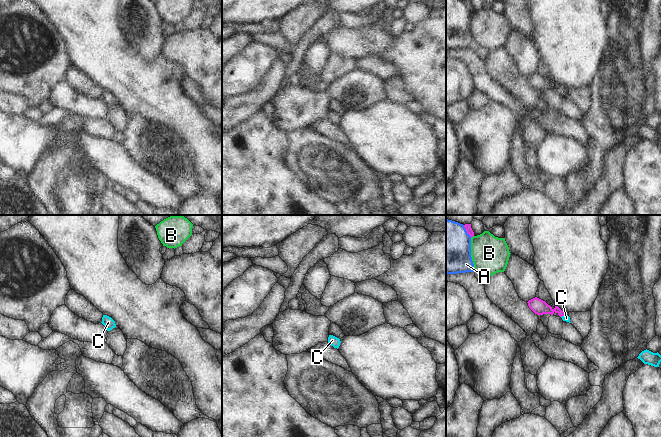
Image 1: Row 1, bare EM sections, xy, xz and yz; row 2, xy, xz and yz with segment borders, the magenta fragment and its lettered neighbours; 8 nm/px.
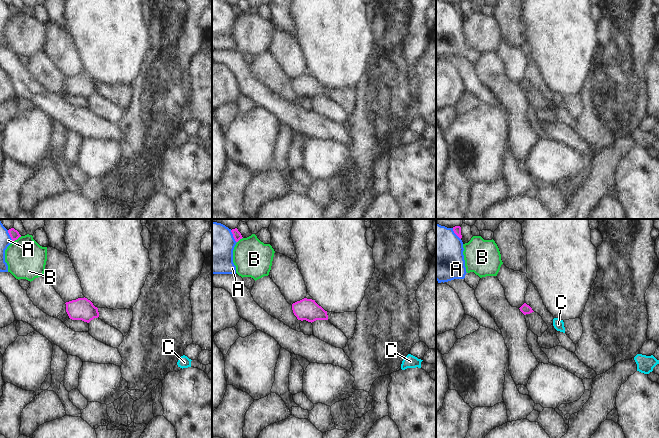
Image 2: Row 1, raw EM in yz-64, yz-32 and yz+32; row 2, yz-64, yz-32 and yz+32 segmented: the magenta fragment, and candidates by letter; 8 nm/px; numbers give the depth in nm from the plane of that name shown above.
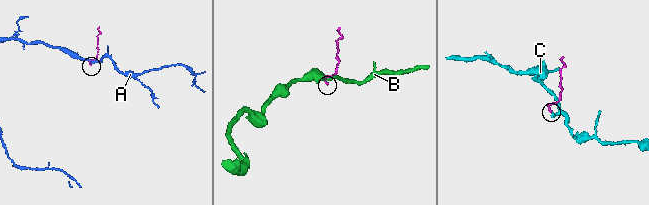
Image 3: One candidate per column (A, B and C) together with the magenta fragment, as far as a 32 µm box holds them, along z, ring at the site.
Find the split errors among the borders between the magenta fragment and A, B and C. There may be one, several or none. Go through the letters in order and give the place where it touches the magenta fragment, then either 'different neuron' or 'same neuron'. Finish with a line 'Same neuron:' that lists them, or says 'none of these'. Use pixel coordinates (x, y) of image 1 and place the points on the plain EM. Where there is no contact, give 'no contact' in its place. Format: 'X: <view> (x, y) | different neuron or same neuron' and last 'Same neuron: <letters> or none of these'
A: yz (466, 6) | different neuron
B: yz (472, 12) | different neuron
C: yz (563, 91) | same neuron
Same neuron: C

